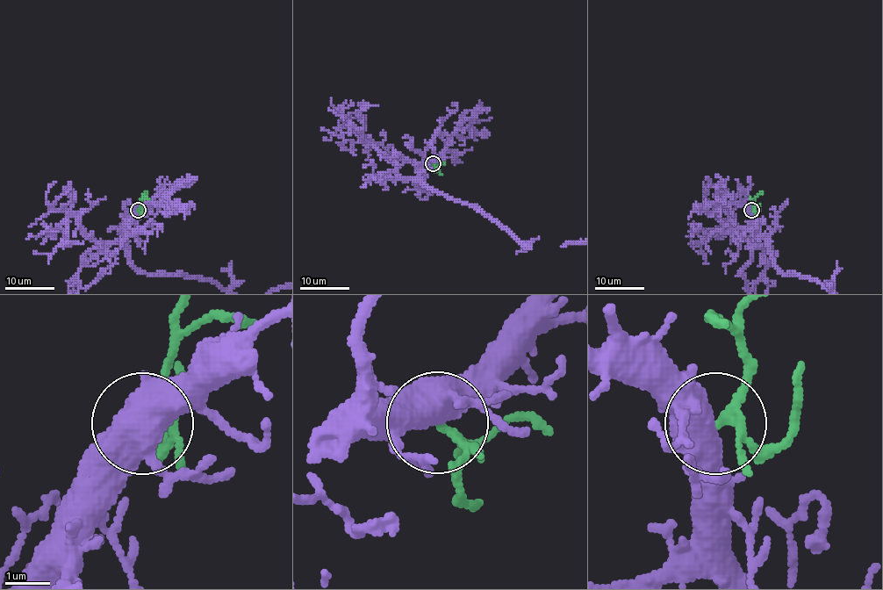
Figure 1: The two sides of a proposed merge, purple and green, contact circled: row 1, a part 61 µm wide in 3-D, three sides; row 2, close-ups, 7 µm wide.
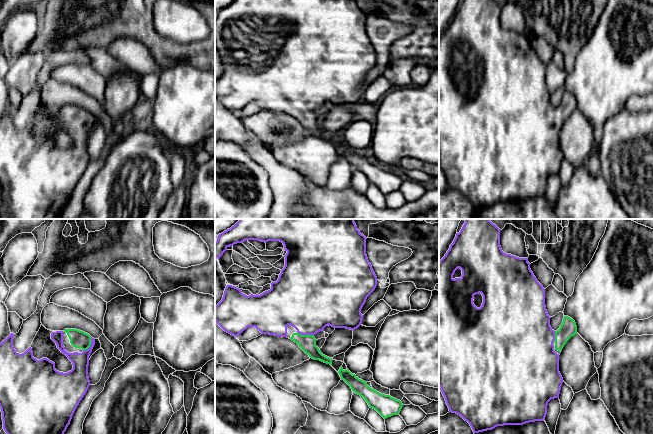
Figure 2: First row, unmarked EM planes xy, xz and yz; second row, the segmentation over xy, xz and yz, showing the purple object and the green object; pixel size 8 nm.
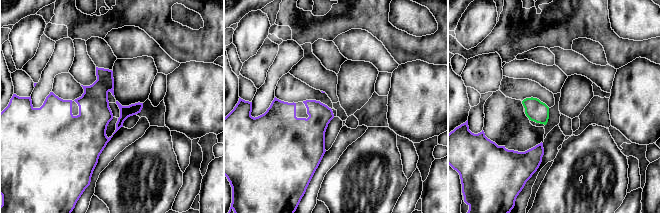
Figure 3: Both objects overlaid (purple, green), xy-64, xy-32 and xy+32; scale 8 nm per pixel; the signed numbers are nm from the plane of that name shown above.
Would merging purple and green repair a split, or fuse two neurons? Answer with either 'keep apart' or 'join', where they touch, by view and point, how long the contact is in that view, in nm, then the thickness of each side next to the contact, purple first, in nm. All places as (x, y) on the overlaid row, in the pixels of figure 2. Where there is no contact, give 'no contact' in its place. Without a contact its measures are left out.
join | xz (305, 334) | 140 nm | 460/140 nm

